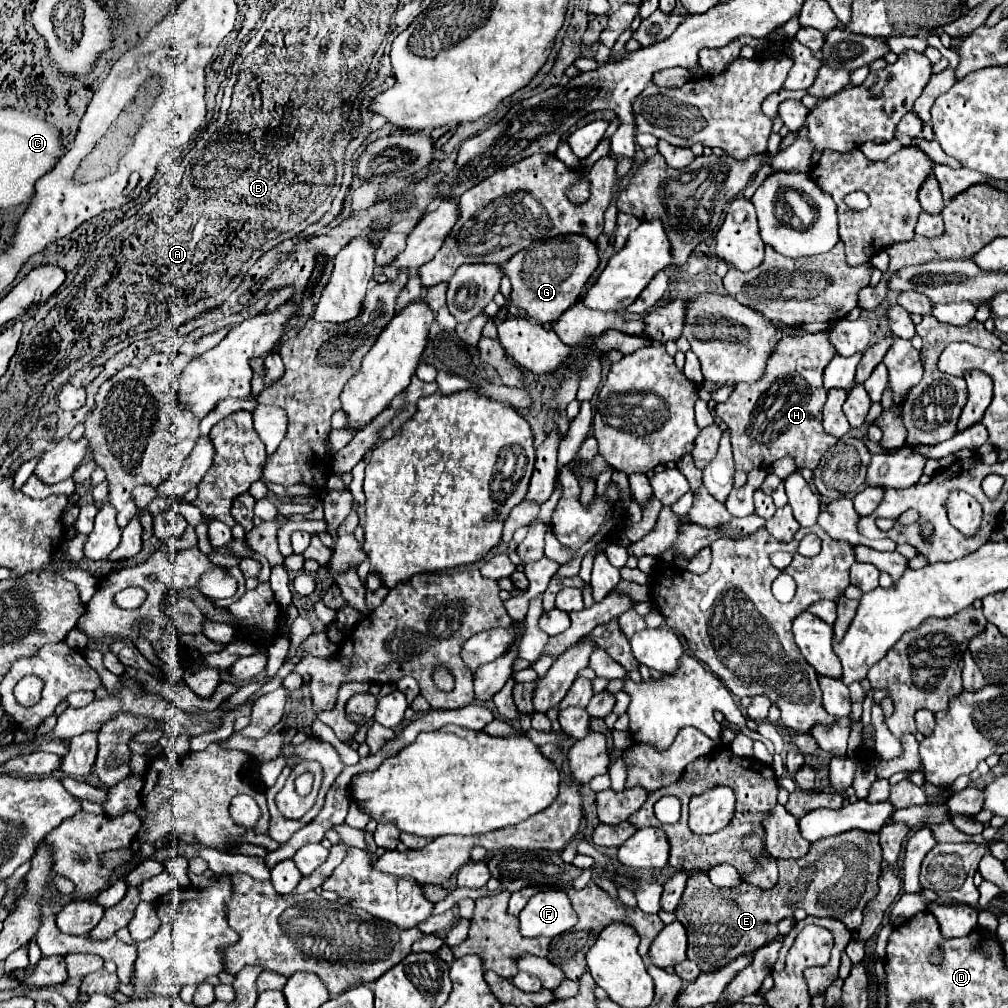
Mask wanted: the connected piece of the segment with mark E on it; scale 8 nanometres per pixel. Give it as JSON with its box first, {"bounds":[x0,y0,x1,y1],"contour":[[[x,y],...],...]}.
{"bounds":[674,829,882,971],"contour":[[[854,829],[810,843],[808,853],[800,859],[778,859],[776,863],[780,879],[774,889],[768,891],[744,883],[736,887],[716,887],[702,871],[690,875],[674,915],[688,935],[688,959],[702,971],[724,967],[730,959],[742,955],[742,951],[752,951],[774,939],[776,923],[784,917],[792,917],[796,903],[806,909],[808,915],[832,917],[842,921],[850,931],[856,931],[862,923],[864,905],[878,893],[882,849],[878,833]]]}

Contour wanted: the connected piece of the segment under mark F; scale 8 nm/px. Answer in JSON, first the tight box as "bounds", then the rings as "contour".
{"bounds":[520,891,578,939],"contour":[[[540,891],[520,911],[520,933],[526,939],[556,937],[578,923],[578,915],[564,891]]]}

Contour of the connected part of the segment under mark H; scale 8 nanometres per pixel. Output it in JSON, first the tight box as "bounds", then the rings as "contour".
{"bounds":[716,329,840,471],"contour":[[[786,329],[774,347],[764,375],[754,383],[738,383],[726,403],[716,405],[718,417],[730,427],[736,471],[770,467],[776,459],[792,455],[798,469],[816,469],[822,453],[840,439],[822,429],[822,407],[826,389],[822,385],[824,367],[836,355],[826,333],[796,333]]]}

